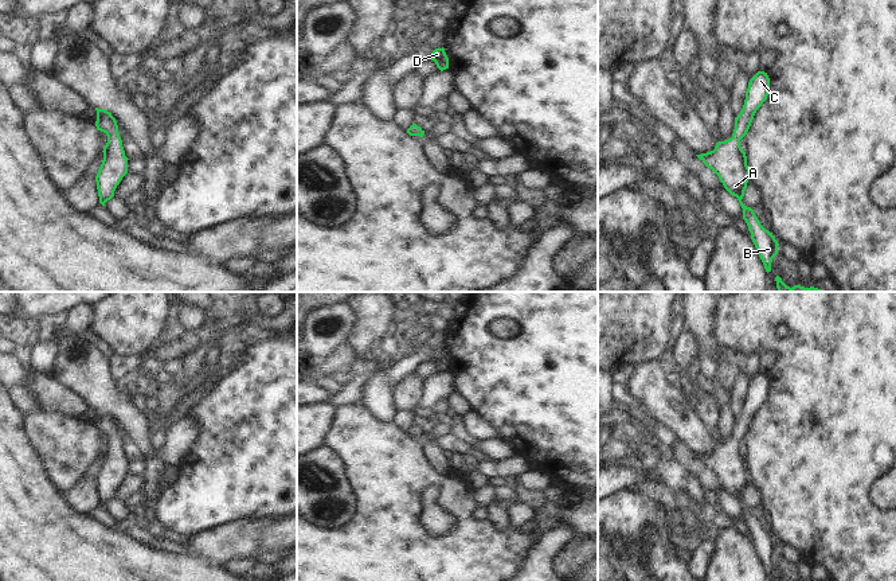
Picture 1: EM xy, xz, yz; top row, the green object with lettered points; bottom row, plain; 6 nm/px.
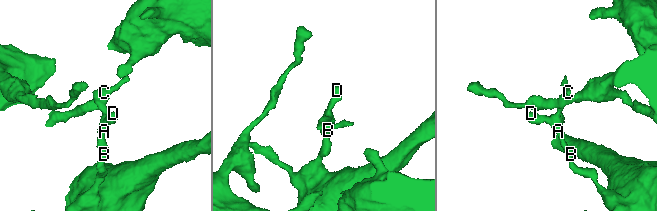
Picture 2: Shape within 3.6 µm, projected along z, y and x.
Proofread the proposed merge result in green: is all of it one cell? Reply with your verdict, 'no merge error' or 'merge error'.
no merge error

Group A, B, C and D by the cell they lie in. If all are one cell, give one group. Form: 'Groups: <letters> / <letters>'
Groups: A B C D.

